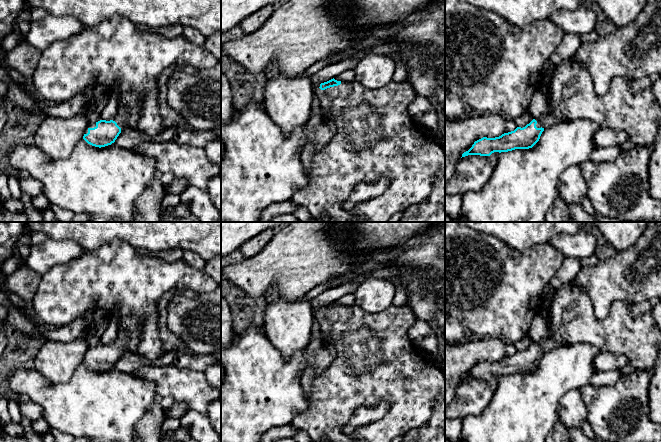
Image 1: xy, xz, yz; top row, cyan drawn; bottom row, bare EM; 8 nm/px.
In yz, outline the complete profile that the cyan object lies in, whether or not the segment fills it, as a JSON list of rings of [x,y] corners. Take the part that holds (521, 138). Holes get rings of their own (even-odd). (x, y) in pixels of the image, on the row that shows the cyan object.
[[[575,56],[553,69],[551,82],[546,89],[551,112],[534,119],[526,126],[499,137],[483,137],[462,154],[490,156],[494,152],[532,148],[542,132],[559,121],[587,119],[601,128],[623,131],[629,141],[651,147],[661,125],[661,106],[652,89],[640,94],[630,91],[633,79],[615,77],[603,95],[595,93],[588,70],[576,61]]]

